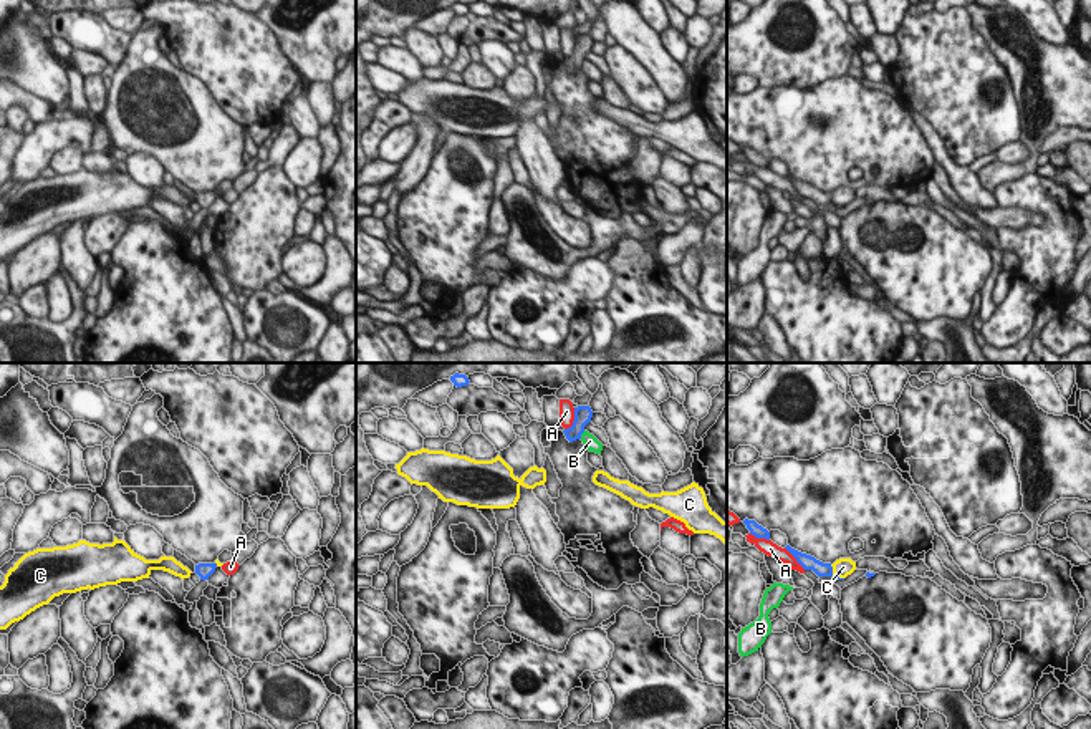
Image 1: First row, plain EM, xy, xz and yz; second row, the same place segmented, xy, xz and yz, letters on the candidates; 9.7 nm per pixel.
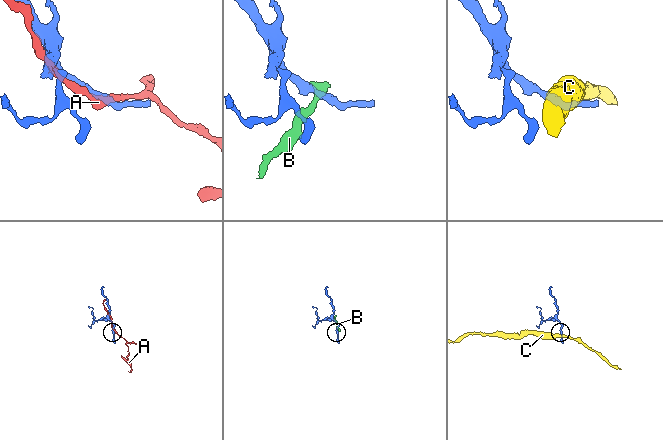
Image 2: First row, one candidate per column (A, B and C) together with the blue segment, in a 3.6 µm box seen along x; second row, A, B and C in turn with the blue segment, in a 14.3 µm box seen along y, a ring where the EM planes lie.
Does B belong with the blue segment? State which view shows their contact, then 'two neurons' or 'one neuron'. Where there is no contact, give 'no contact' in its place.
xz | two neurons

